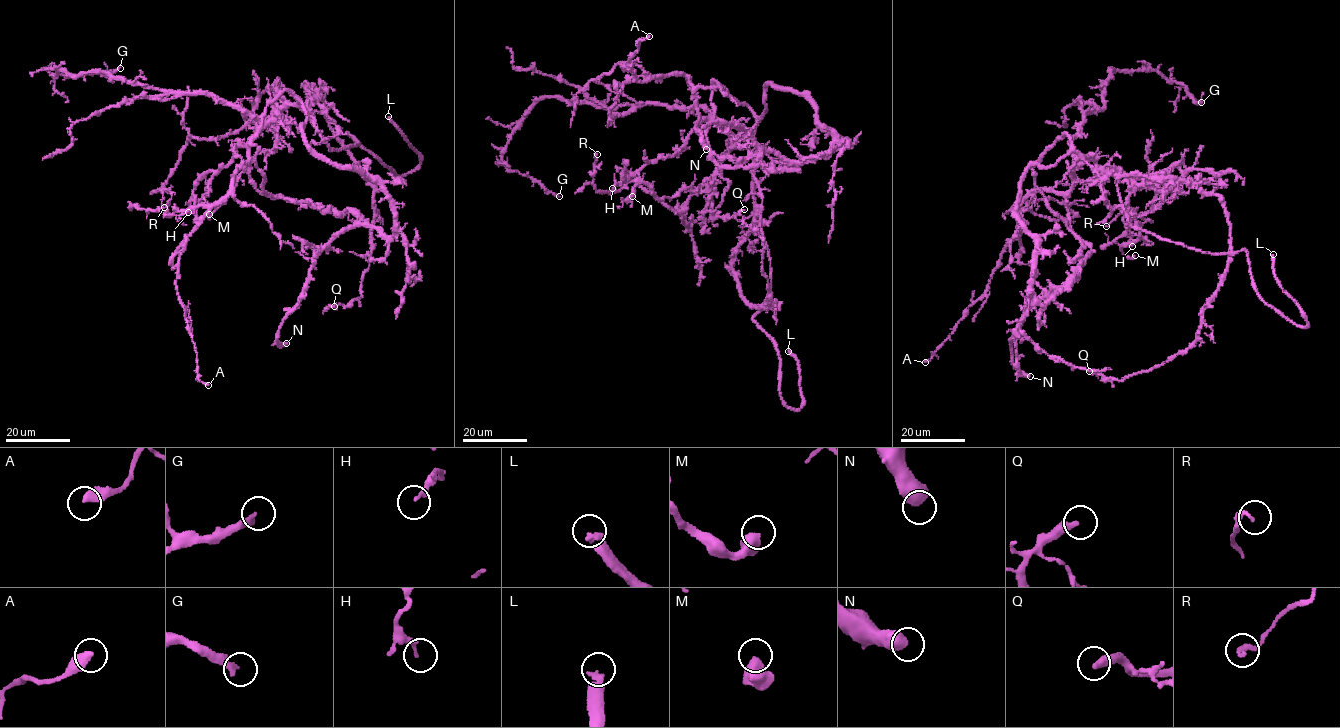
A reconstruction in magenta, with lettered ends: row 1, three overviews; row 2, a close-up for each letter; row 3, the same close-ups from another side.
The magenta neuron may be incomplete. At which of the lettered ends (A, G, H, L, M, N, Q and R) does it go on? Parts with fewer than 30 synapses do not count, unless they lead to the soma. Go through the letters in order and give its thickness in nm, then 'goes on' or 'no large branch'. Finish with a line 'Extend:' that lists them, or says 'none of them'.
A: 400 nm thick; no large branch
G: 280 nm thick; no large branch
H: 150 nm thick; no large branch
L: 380 nm thick; goes on
M: 500 nm thick; no large branch
N: 600 nm thick; no large branch
Q: 360 nm thick; no large branch
R: 180 nm thick; no large branch
Extend: L

